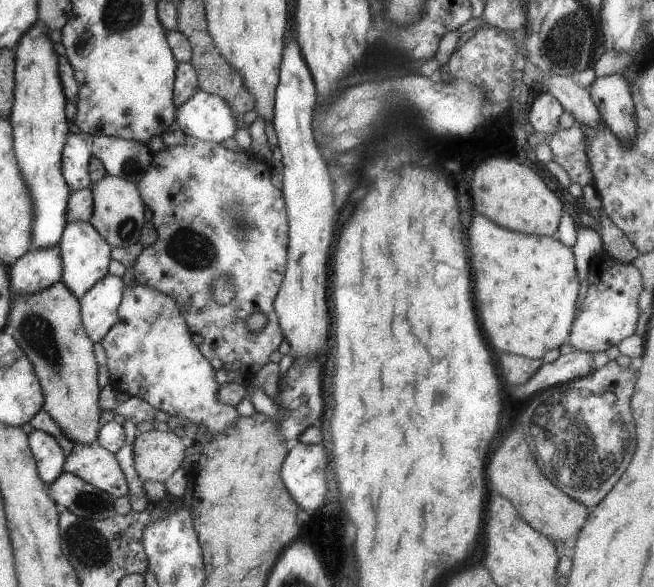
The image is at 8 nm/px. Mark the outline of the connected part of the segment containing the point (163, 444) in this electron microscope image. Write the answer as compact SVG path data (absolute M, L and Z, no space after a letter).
M152 429L134 438L133 467L142 482L165 482L187 455L186 441L171 431Z

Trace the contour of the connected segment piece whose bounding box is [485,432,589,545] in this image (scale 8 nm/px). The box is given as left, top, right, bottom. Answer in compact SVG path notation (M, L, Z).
M511 432L501 446L495 450L495 454L489 458L489 464L485 468L487 474L487 490L493 494L499 494L513 505L517 514L533 530L543 534L554 545L555 542L563 542L571 536L577 536L579 528L587 520L589 508L575 502L573 498L565 496L557 490L557 487L539 470L533 462L531 452L527 450L527 444L519 432Z

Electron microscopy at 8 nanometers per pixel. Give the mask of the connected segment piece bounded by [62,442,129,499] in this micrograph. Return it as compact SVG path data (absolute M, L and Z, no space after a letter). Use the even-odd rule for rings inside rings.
M96 442L73 445L63 462L62 471L77 475L113 499L129 496L127 480L115 460L115 454Z

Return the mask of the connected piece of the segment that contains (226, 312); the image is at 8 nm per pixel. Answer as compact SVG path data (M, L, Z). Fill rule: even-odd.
M185 135L184 144L165 146L162 151L155 152L152 155L151 164L145 170L145 174L139 178L139 182L134 182L134 186L137 186L144 206L147 206L152 211L152 219L150 221L153 223L156 232L156 241L151 246L145 248L145 250L142 250L133 264L135 282L139 282L143 286L151 286L151 288L159 290L161 294L167 294L169 298L173 298L173 302L177 304L190 334L199 334L202 342L207 344L207 346L211 346L215 351L215 356L222 362L221 368L225 370L238 370L246 383L250 382L261 366L268 362L269 354L273 350L277 350L277 346L284 339L278 323L278 316L273 308L273 299L279 290L284 275L285 263L287 262L287 212L282 192L270 182L271 169L271 163L250 152L233 152L224 148L220 143L201 142L197 138ZM217 276L230 278L231 284L235 286L235 296L233 296L233 300L229 304L218 305L213 299L211 282ZM253 312L263 312L267 316L267 324L263 326L261 332L249 332L245 328L245 318L249 314L253 314Z

